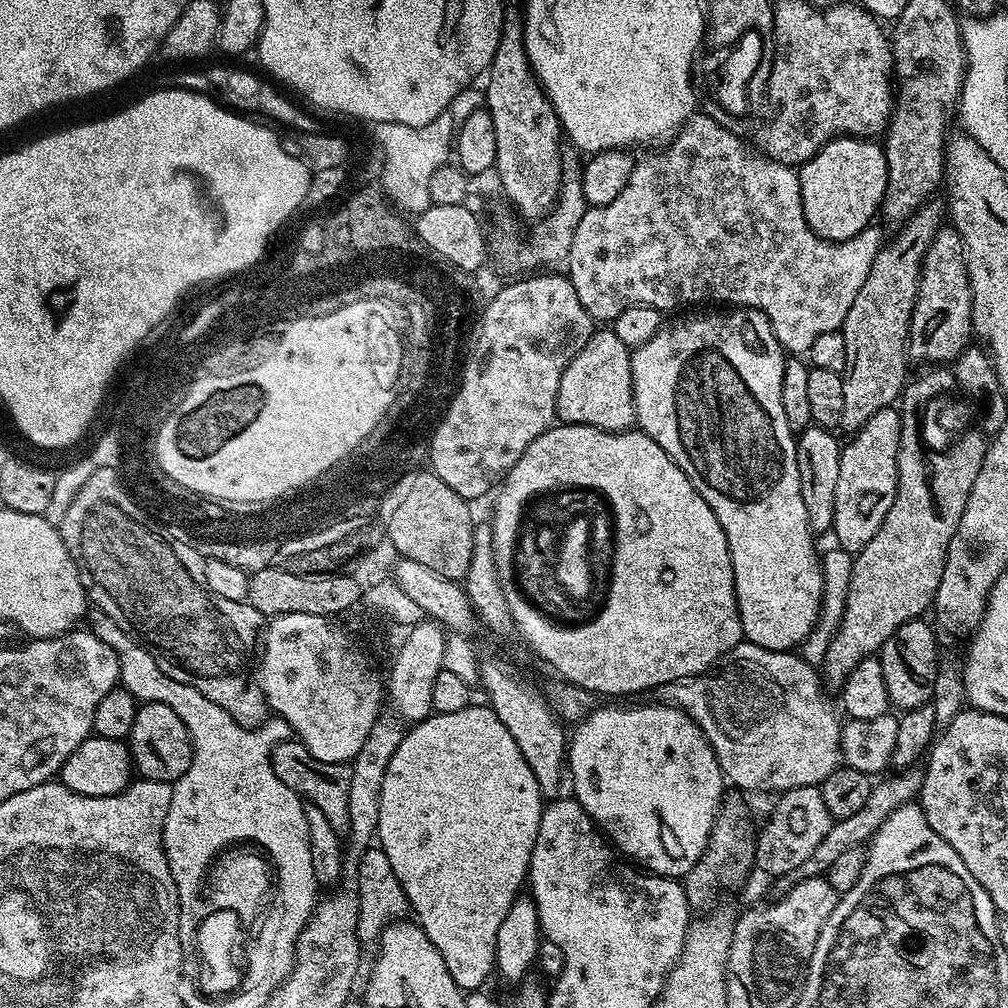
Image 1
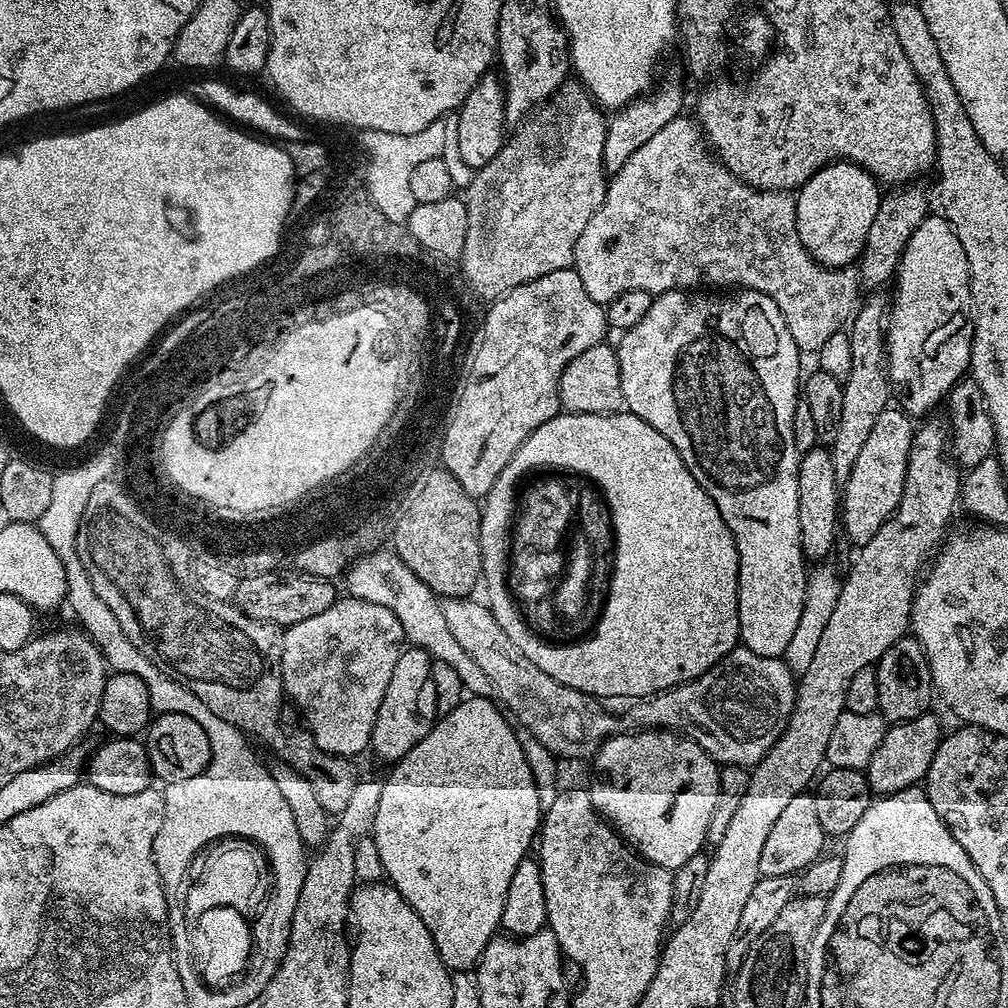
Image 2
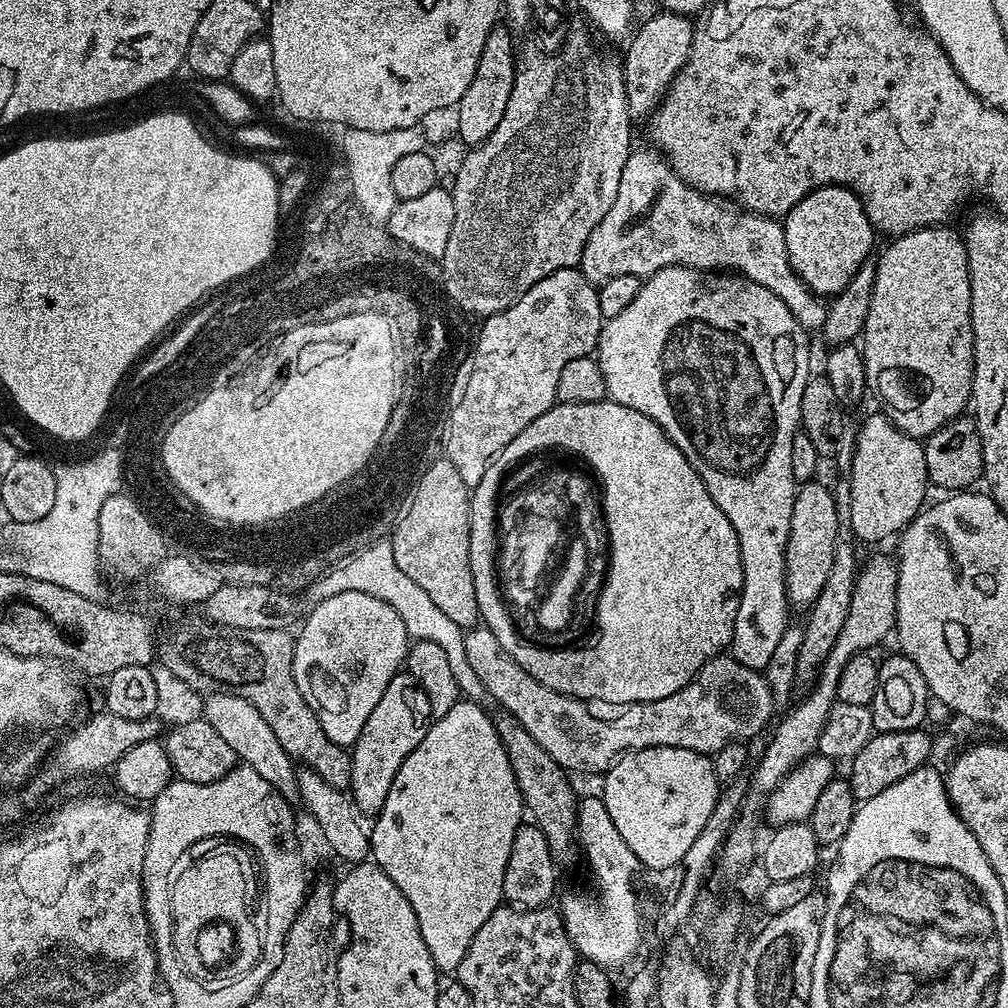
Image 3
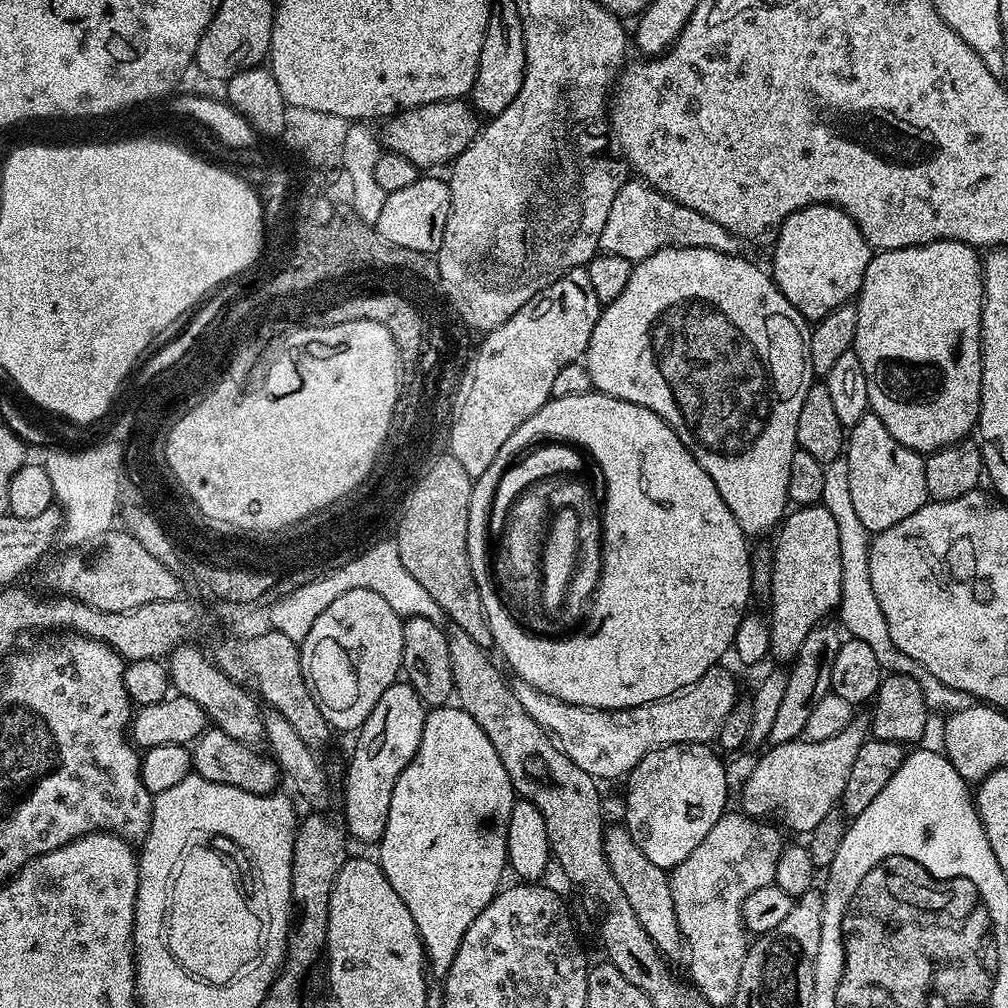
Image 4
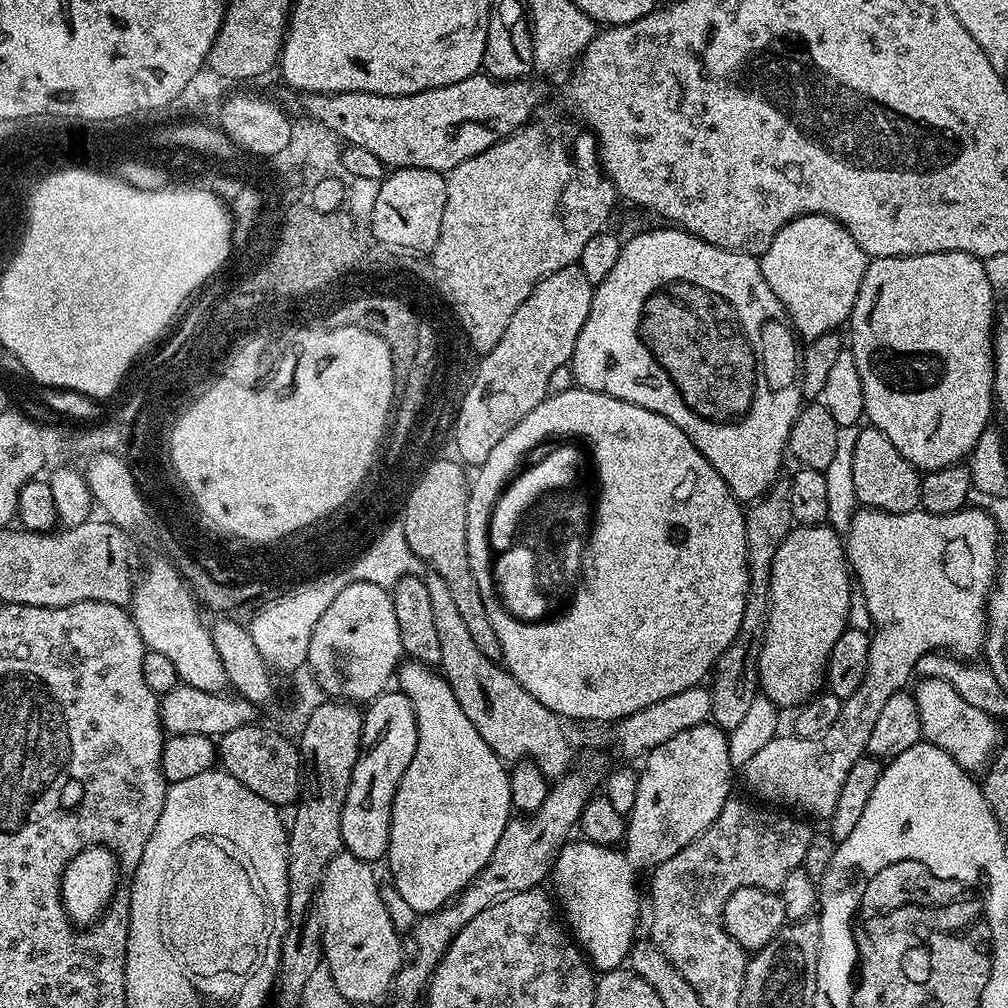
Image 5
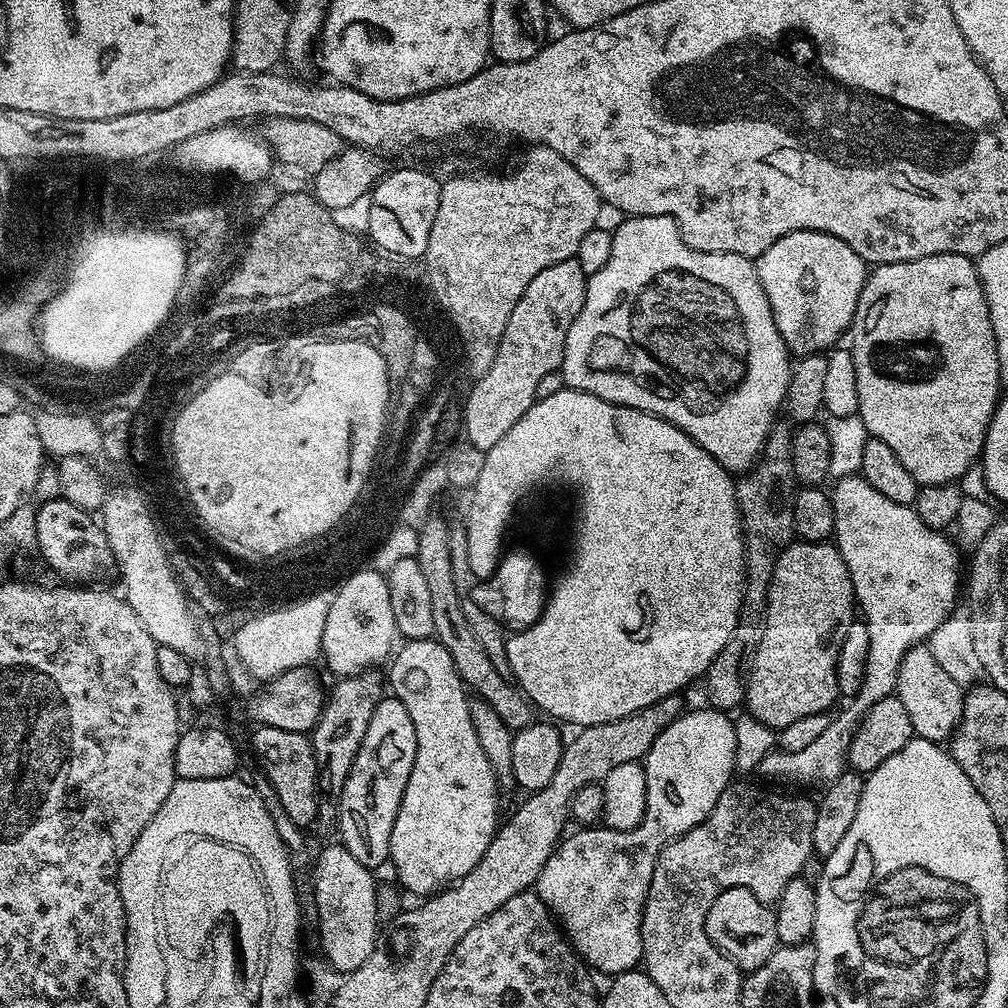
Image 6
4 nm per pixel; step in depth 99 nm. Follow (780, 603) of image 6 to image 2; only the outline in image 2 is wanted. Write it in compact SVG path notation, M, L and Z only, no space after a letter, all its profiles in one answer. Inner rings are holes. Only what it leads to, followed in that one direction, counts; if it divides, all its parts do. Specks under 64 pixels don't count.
M817 446L809 452L803 453L798 466L798 526L800 527L800 541L805 557L812 562L820 562L824 556L836 544L836 532L838 536L838 525L840 524L840 497L842 495L841 485L834 478L834 462L831 451L827 447Z

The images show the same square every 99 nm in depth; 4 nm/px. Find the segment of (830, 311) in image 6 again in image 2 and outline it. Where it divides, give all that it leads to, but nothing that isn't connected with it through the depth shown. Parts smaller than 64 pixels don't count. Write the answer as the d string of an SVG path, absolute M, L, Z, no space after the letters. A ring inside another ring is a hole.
M827 164L814 173L794 196L798 238L812 259L827 268L855 265L863 254L866 236L878 212L881 195L882 188L878 181L856 164Z

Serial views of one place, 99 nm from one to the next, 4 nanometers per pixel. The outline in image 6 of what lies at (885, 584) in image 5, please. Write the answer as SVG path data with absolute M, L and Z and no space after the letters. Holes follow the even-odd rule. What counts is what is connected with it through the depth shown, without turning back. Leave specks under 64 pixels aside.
M841 476L835 481L836 489L831 489L832 505L834 506L834 543L842 554L846 566L850 570L850 578L854 586L856 604L864 611L862 623L870 630L870 650L866 662L866 674L862 678L862 686L857 698L862 702L873 700L875 704L882 698L893 695L898 682L898 670L902 666L902 658L915 644L923 644L940 632L940 623L957 607L956 595L961 595L962 572L956 569L953 559L957 547L953 541L944 537L943 531L928 528L918 518L915 507L890 502L870 482L856 476Z

